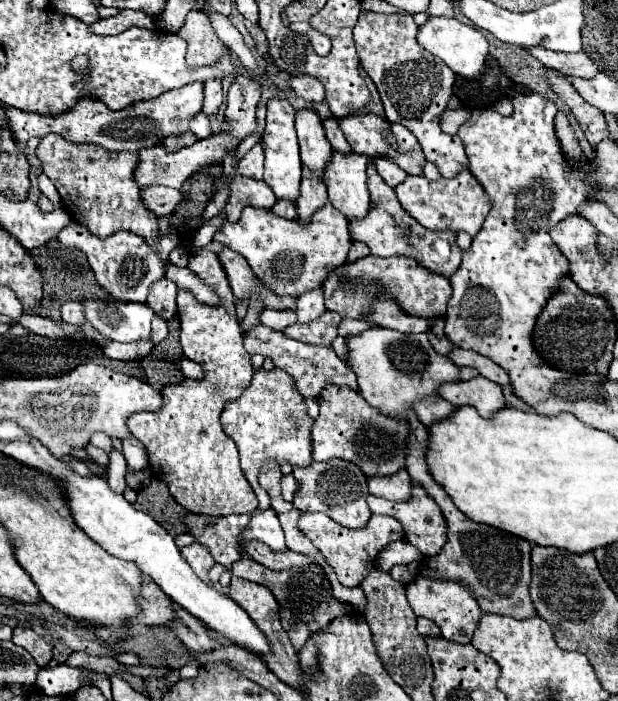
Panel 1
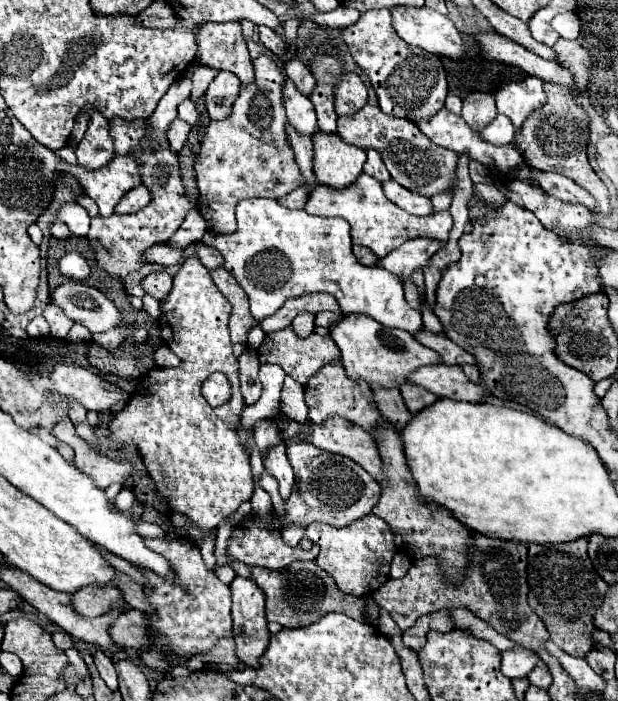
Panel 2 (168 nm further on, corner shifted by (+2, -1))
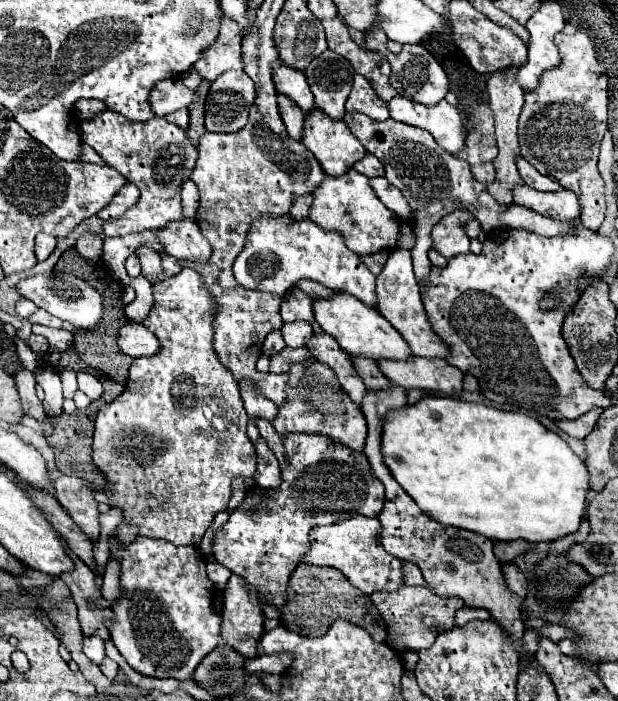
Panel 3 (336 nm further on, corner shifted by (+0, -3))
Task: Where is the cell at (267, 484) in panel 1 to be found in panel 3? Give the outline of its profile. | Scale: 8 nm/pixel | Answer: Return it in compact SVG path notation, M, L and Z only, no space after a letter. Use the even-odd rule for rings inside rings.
M244 381L242 387L240 387L248 415L250 415L250 417L264 417L264 419L272 421L274 415L276 415L276 405L274 405L270 399L266 399L264 395L258 395L258 393L254 393L254 391L250 391L250 389L252 389L252 387L248 387L246 381Z

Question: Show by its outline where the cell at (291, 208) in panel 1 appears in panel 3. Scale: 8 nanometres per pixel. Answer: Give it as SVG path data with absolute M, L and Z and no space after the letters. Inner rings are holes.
M302 195L296 199L294 207L292 207L292 219L308 219L308 211L312 205L312 195Z

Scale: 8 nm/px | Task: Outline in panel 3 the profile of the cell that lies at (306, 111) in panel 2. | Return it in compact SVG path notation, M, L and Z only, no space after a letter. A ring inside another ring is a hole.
M276 59L276 63L272 65L272 77L274 77L274 85L280 93L284 93L286 97L290 97L294 103L298 103L298 107L308 113L314 109L314 99L312 99L312 91L306 83L306 75L302 71L296 71L294 67L288 67L286 63L280 63Z

